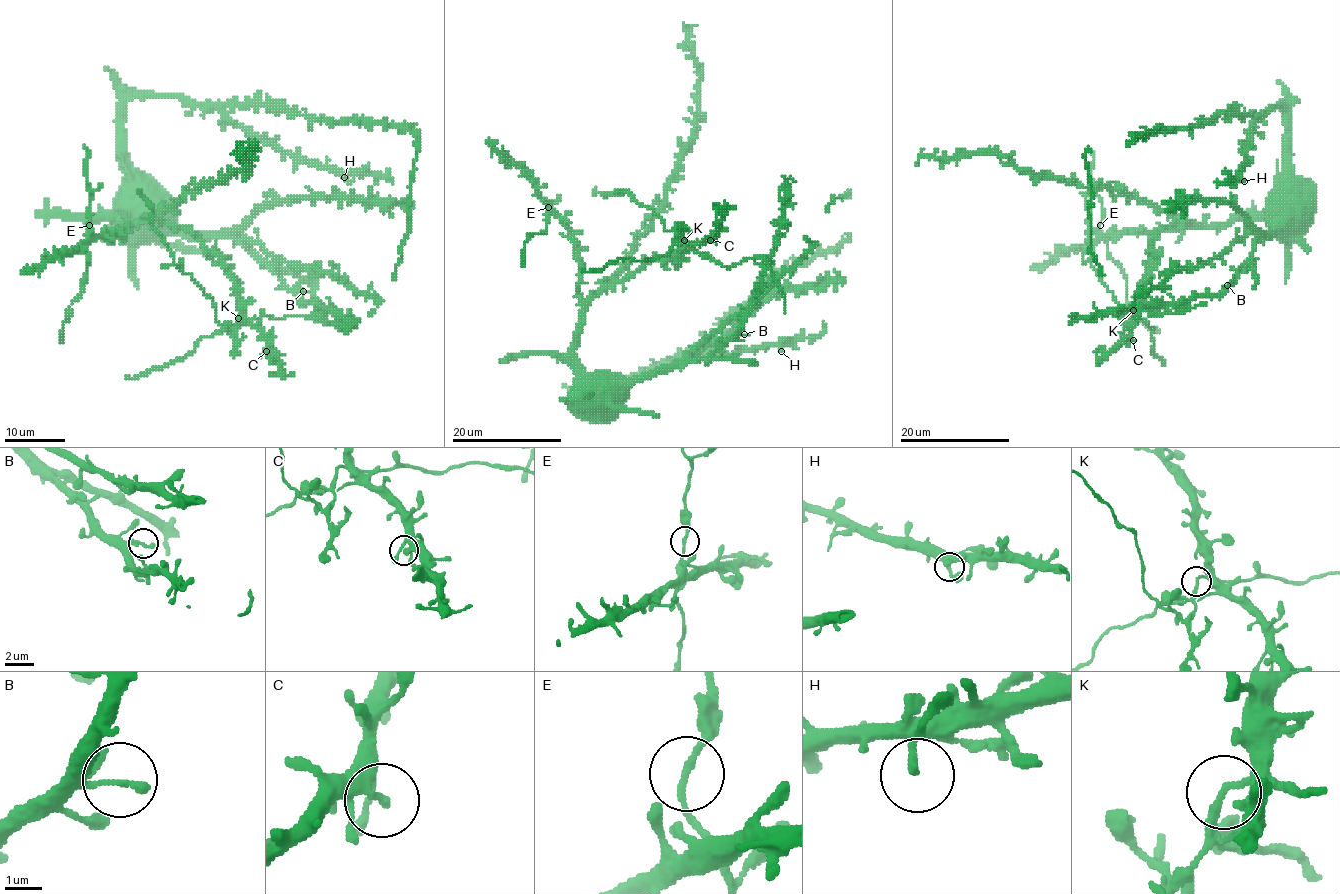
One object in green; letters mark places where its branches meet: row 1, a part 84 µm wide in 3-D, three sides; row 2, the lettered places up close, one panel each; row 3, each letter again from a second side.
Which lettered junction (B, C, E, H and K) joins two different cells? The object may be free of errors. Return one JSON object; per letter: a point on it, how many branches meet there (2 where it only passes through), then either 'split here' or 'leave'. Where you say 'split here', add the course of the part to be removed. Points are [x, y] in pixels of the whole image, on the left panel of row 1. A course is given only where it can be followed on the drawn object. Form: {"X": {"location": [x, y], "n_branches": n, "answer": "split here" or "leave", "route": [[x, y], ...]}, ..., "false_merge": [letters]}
{"B": {"location": [303, 291], "n_branches": 2, "answer": "leave"}, "C": {"location": [266, 351], "n_branches": 2, "answer": "leave"}, "E": {"location": [89, 225], "n_branches": 2, "answer": "leave"}, "H": {"location": [344, 177], "n_branches": 2, "answer": "leave"}, "K": {"location": [238, 318], "n_branches": 2, "answer": "split here", "route": [[237, 318], [233, 333], [216, 321], [213, 300], [174, 262], [162, 235], [152, 225], [152, 209], [140, 189]]}, "false_merge": ["K"]}

